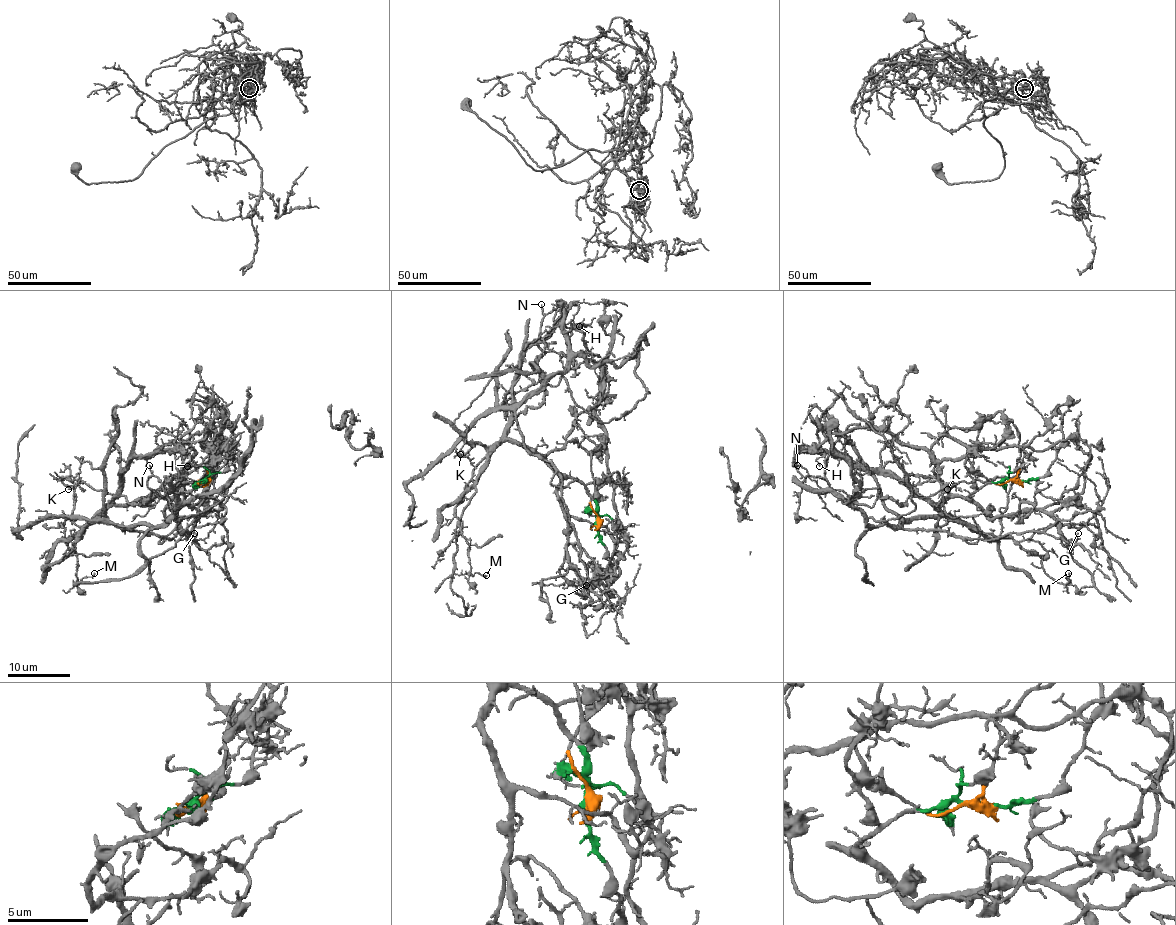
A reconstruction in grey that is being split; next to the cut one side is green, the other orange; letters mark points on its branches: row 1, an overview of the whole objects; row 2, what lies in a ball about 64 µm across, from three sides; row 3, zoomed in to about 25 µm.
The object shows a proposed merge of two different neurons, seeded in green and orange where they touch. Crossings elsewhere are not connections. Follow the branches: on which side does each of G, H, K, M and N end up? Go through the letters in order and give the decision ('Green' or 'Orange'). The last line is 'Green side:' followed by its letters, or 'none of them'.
G: Green
H: Green
K: Green
M: Green
N: Green
Green side: G, H, K, M, N

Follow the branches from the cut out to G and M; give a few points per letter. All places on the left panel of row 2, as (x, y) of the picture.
G: (205, 480), (174, 497), (164, 511), (167, 518), (175, 510), (175, 519), (188, 539), (192, 541), (194, 533)
M: (205, 480), (177, 496), (110, 505), (68, 539), (69, 550), (77, 553), (78, 583), (94, 572)

